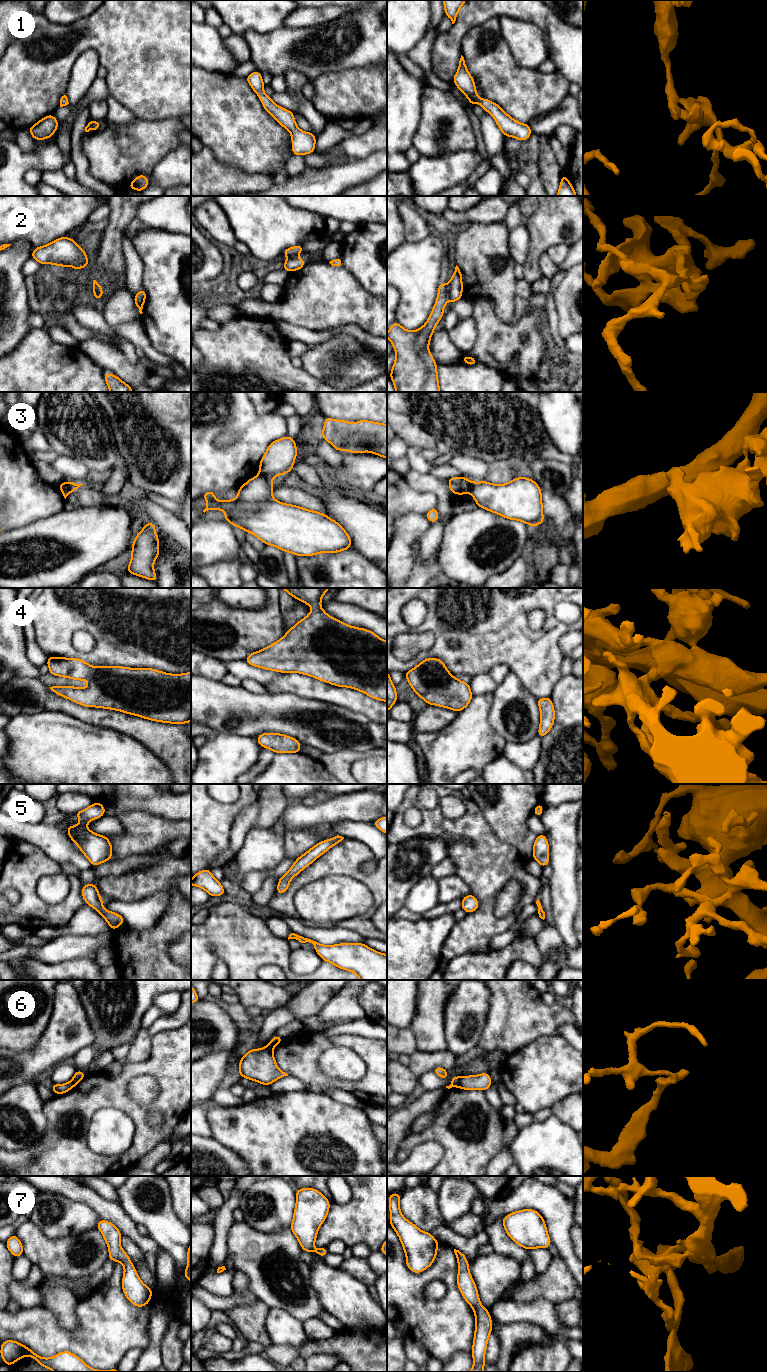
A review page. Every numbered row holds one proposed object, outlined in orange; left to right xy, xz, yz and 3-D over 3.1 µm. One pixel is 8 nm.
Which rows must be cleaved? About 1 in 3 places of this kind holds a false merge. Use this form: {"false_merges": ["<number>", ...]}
{"false_merges": ["2", "3", "6"]}

